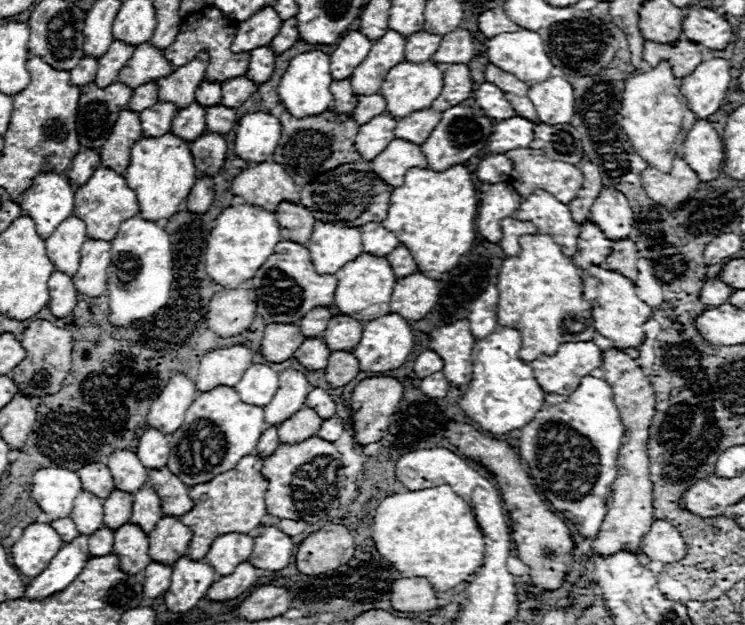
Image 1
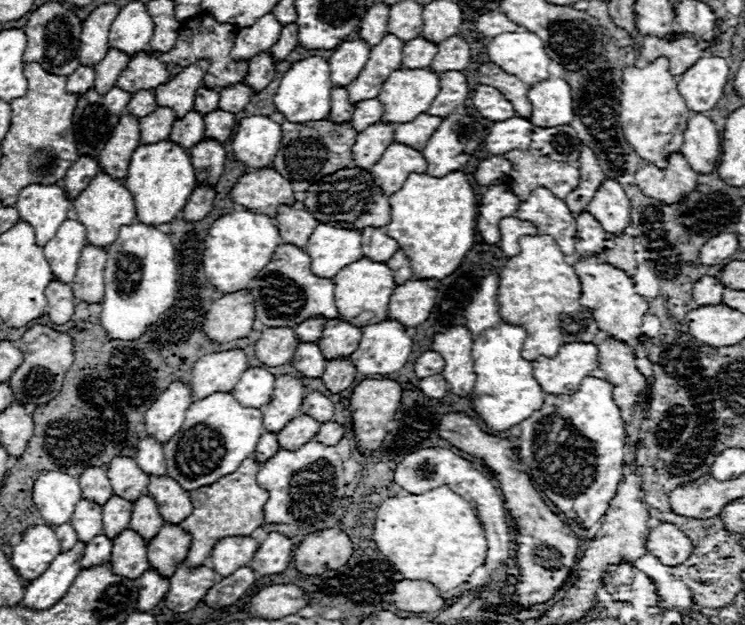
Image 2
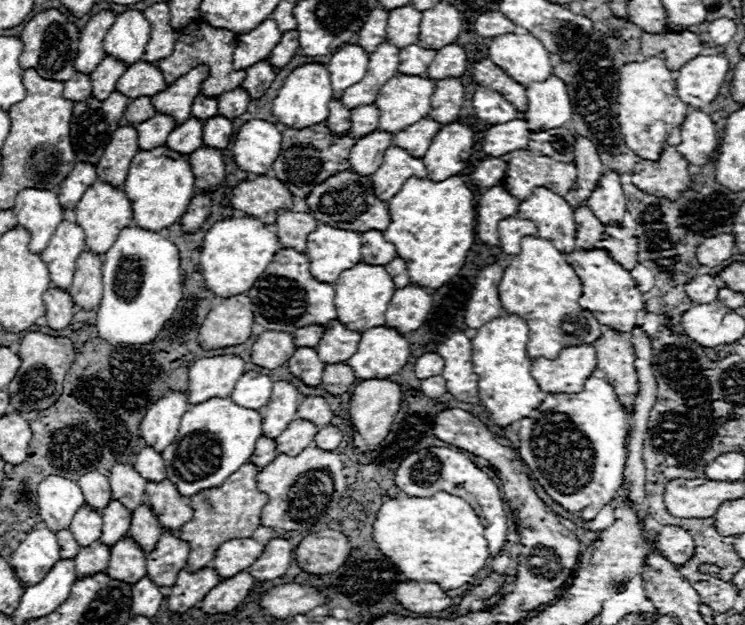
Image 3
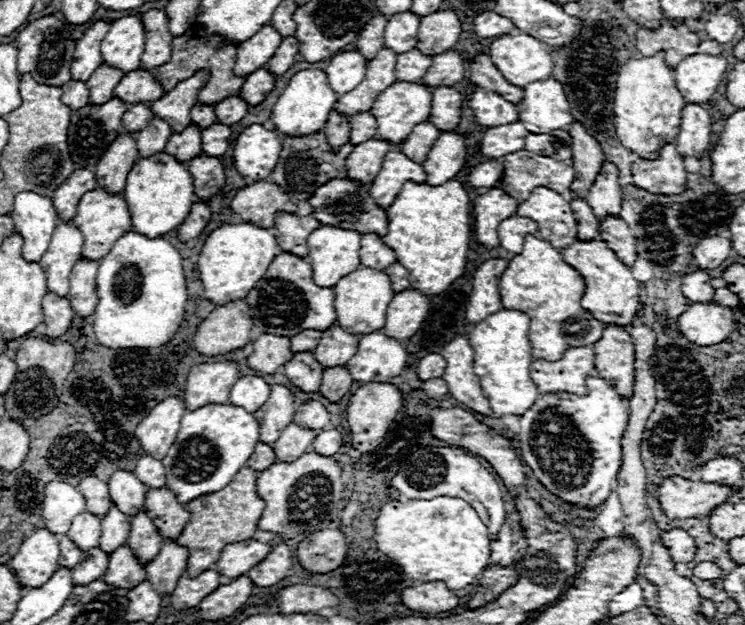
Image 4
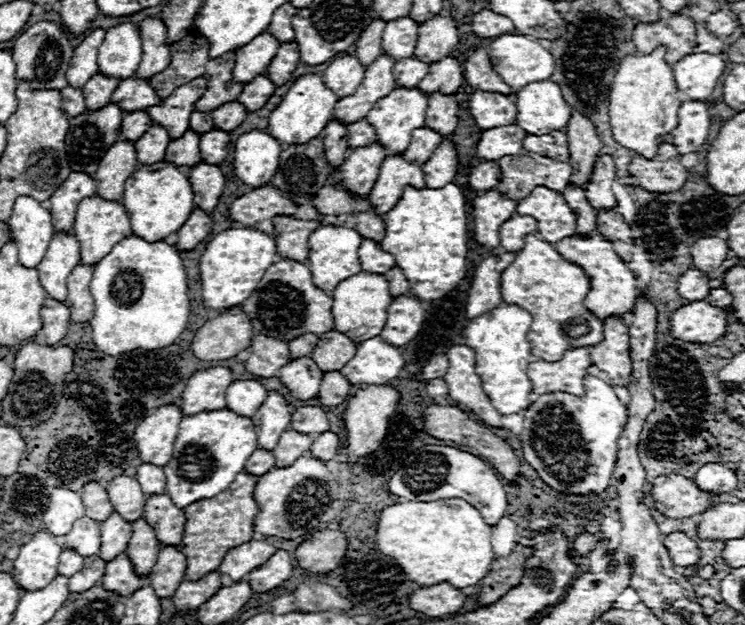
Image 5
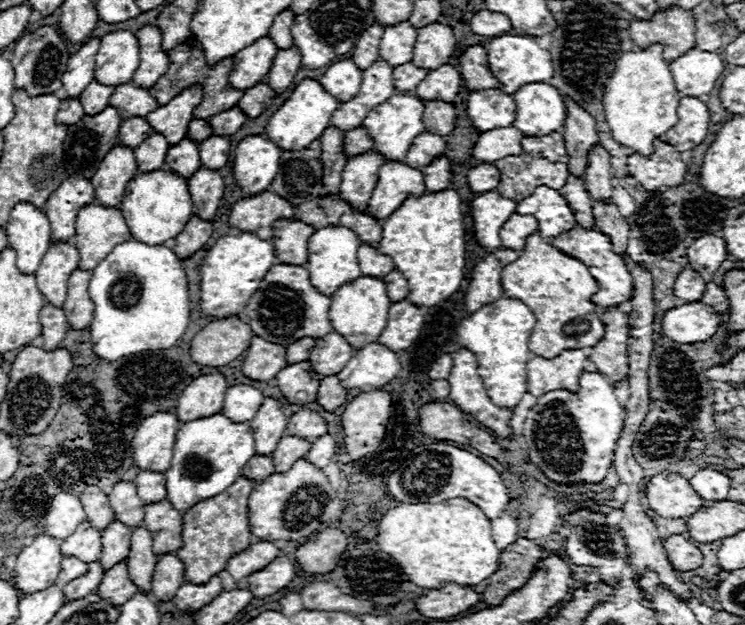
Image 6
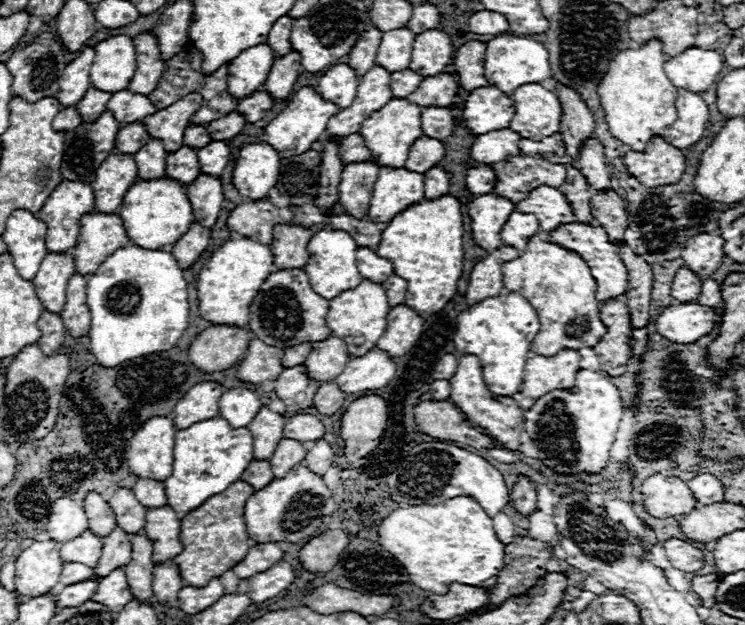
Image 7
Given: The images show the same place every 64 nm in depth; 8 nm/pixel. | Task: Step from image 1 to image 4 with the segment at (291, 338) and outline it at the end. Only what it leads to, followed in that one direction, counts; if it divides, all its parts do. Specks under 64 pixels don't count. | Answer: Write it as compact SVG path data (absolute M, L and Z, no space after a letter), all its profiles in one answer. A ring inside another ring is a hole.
M260 334L254 340L254 354L248 356L248 368L258 370L262 374L274 374L280 366L292 360L290 338Z

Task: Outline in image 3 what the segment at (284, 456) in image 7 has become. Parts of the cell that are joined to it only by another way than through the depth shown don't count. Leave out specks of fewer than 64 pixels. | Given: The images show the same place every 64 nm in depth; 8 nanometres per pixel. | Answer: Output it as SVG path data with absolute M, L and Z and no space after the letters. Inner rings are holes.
M292 420L292 424L288 424L288 428L276 438L276 450L278 454L298 456L304 448L310 446L316 434L318 434L318 428L312 422Z

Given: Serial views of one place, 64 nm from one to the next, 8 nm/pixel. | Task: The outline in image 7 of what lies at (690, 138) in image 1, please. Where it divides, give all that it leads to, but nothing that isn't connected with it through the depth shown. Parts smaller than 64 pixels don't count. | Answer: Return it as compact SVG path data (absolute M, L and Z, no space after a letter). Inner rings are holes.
M680 90L676 98L676 110L678 120L672 126L664 128L660 136L674 148L682 150L696 144L702 138L702 132L706 130L708 122L708 106L700 94Z

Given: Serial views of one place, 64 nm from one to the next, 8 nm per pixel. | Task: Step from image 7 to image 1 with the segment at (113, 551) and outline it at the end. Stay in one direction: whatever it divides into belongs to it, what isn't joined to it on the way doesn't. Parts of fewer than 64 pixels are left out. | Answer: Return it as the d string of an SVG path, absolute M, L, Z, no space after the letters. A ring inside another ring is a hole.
M114 490L112 496L104 500L104 526L108 526L110 530L118 530L122 524L126 524L132 516L132 502L132 494Z

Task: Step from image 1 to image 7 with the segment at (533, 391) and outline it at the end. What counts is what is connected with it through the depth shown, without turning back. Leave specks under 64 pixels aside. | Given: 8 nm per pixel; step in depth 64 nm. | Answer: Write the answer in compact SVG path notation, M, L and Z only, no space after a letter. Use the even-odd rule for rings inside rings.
M502 292L460 312L452 342L456 352L480 358L490 392L514 396L522 384L524 364L530 358L530 344L538 332L540 320L536 308L518 292Z

